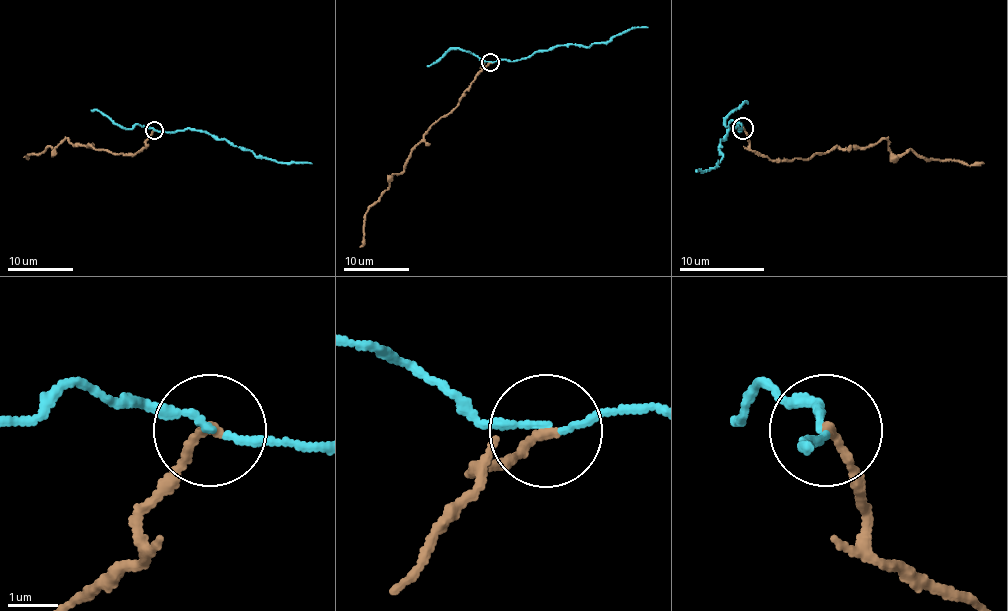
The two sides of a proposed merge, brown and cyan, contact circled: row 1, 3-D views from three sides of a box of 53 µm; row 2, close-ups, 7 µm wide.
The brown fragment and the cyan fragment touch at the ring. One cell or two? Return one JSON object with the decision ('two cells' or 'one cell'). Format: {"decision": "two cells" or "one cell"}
{"decision": "two cells"}

